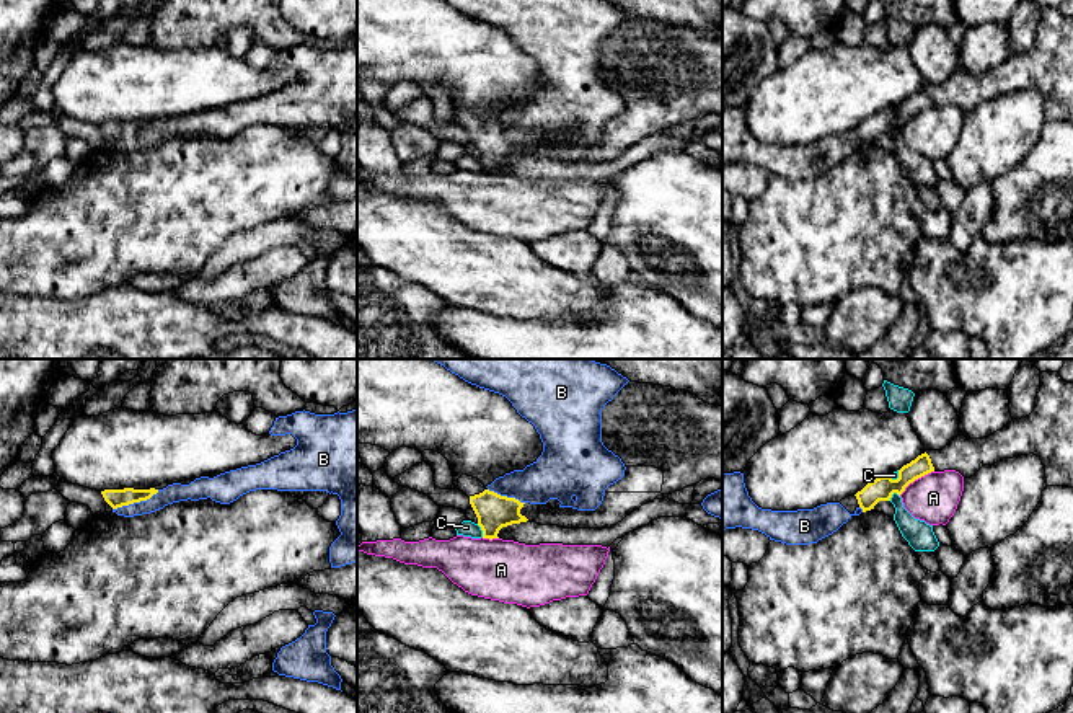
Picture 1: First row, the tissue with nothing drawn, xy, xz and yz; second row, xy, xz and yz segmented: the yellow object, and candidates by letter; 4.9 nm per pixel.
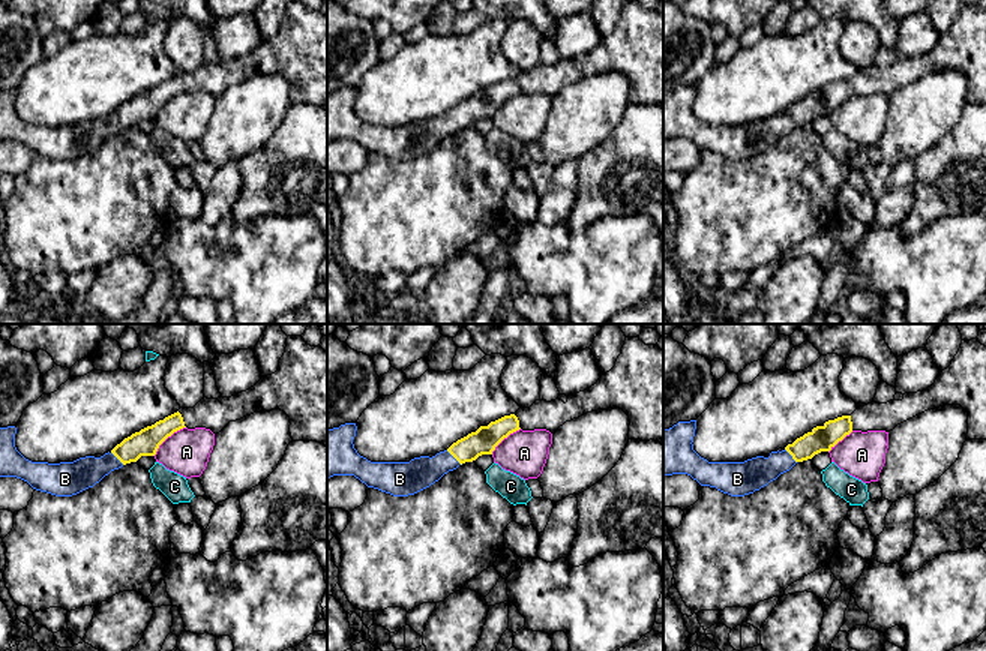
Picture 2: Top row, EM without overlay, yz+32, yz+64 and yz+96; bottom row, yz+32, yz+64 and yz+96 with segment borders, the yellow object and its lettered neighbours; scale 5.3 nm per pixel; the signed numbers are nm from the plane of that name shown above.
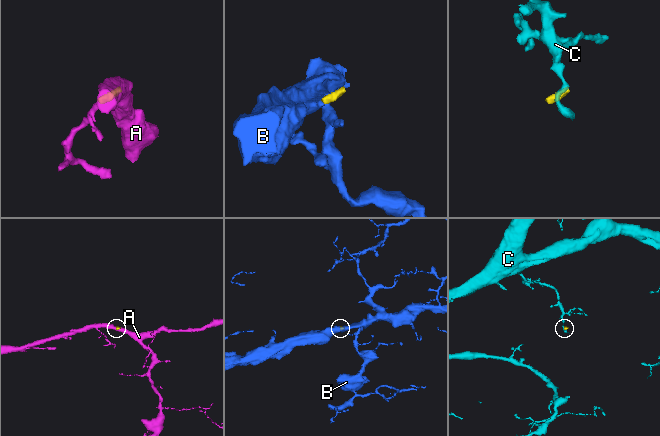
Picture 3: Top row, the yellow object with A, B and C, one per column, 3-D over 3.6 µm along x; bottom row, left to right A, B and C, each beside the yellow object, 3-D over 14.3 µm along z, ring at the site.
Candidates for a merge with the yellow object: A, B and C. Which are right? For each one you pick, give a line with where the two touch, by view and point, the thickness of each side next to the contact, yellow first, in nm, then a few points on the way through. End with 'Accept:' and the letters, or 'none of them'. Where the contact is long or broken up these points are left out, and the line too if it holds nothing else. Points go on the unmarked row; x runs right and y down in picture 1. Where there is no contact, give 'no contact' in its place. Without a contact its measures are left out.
B: xy (136, 136) | 100/100 nm | across xy (116, 132), (136, 136), (157, 134), (173, 128)
Accept: B

